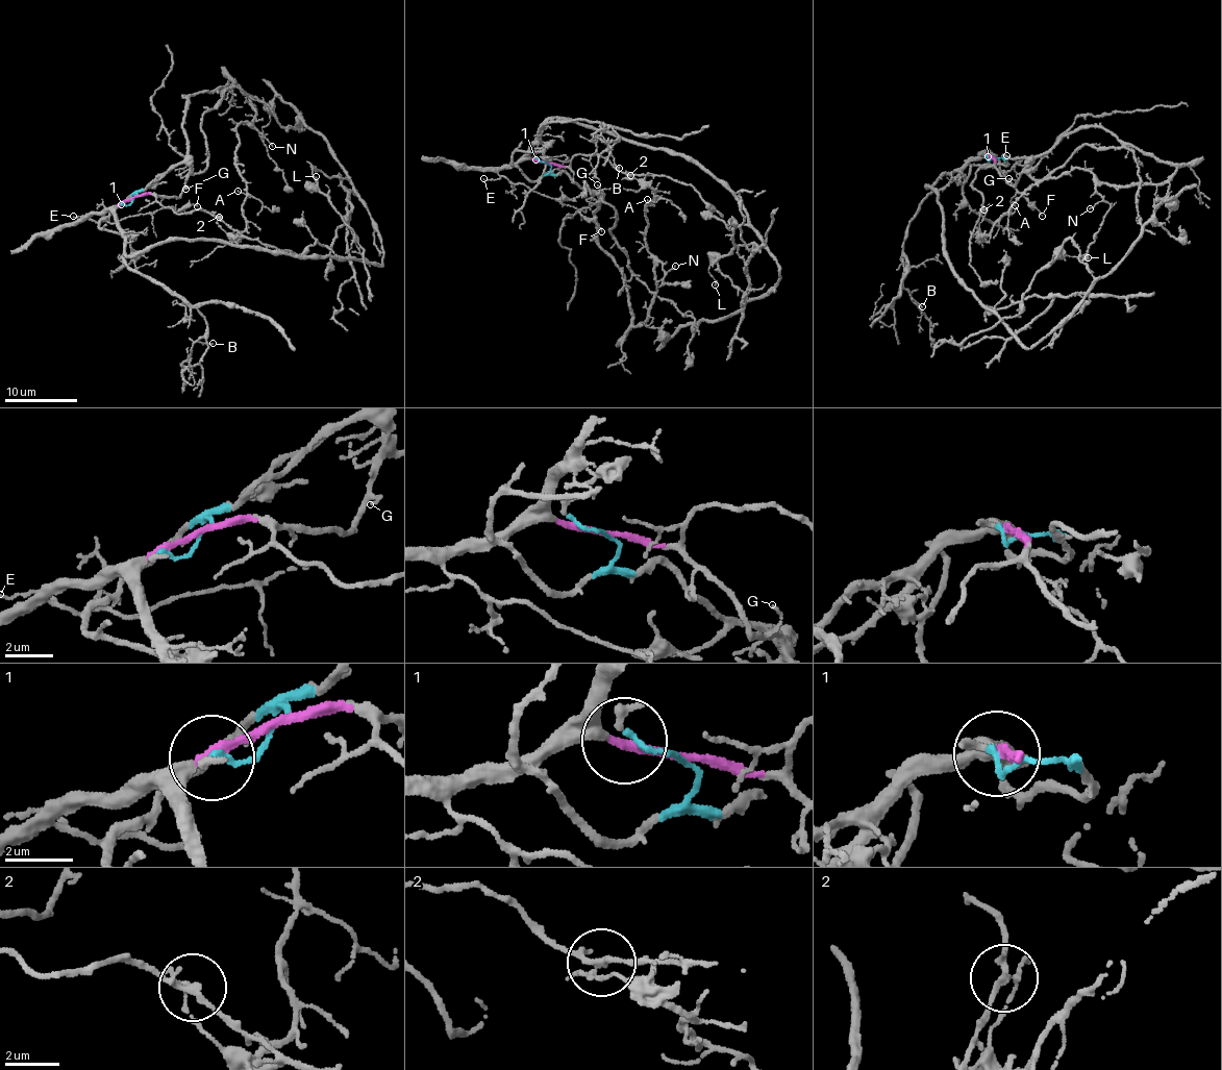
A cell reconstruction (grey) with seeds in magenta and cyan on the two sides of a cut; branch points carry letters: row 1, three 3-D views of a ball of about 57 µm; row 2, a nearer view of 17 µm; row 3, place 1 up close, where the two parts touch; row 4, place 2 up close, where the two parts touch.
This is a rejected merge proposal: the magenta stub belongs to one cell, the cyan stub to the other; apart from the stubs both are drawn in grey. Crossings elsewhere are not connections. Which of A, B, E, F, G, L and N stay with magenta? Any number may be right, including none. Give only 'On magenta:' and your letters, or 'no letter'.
On magenta: B, E, F, G, L

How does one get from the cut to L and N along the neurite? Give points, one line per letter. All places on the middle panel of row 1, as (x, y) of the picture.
L: (547, 164), (599, 154), (627, 174), (691, 184), (728, 227), (765, 234), (707, 270), (716, 284)
N: (547, 164), (598, 195), (598, 244), (621, 271), (634, 325), (655, 291), (655, 265), (675, 266)

